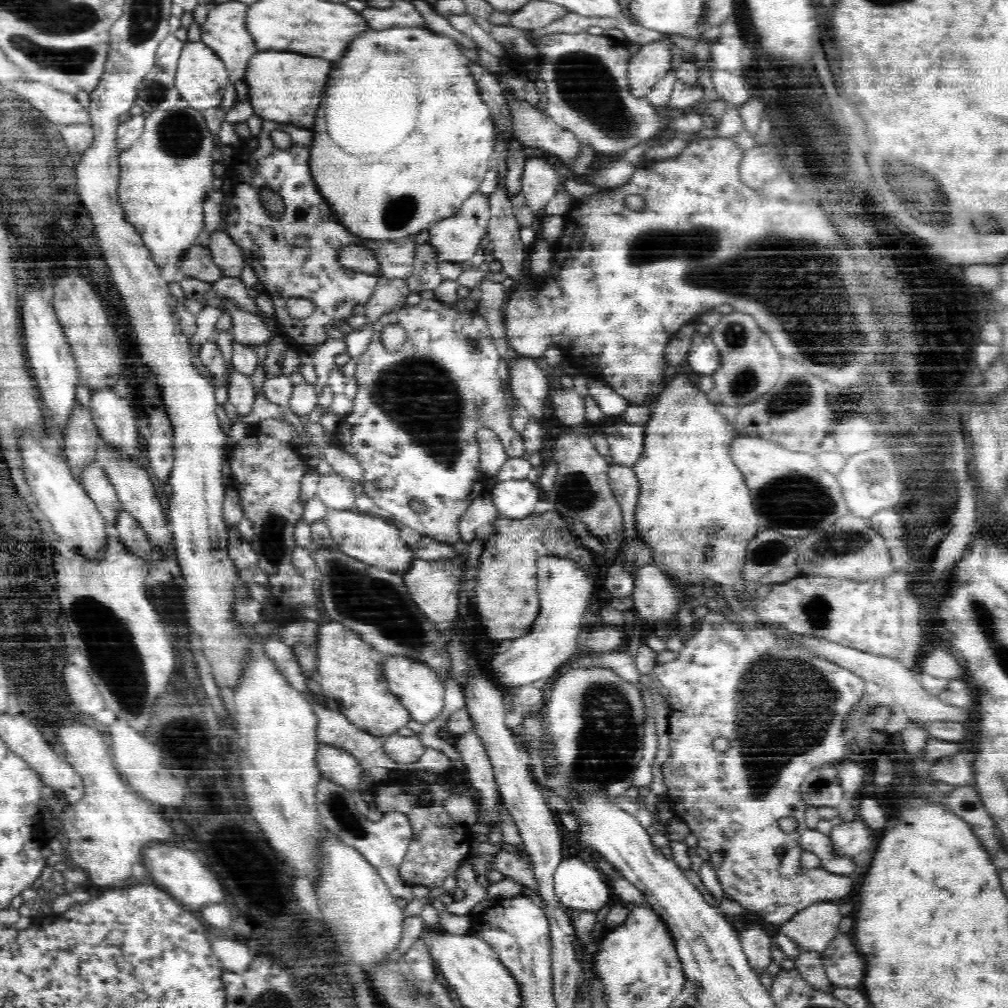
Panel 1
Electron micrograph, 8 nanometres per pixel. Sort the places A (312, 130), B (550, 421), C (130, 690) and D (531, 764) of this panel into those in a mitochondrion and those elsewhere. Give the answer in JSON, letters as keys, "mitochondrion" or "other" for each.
{"A":"other","B":"other","C":"mitochondrion","D":"other"}

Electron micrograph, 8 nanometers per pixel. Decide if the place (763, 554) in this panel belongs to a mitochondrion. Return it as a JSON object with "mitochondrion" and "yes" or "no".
{"mitochondrion":"yes"}

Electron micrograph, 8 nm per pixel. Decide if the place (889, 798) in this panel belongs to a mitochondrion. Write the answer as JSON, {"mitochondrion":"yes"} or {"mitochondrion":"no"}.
{"mitochondrion":"no"}

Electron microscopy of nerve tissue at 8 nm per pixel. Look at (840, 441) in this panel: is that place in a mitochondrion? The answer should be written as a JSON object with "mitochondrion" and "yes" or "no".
{"mitochondrion":"no"}

